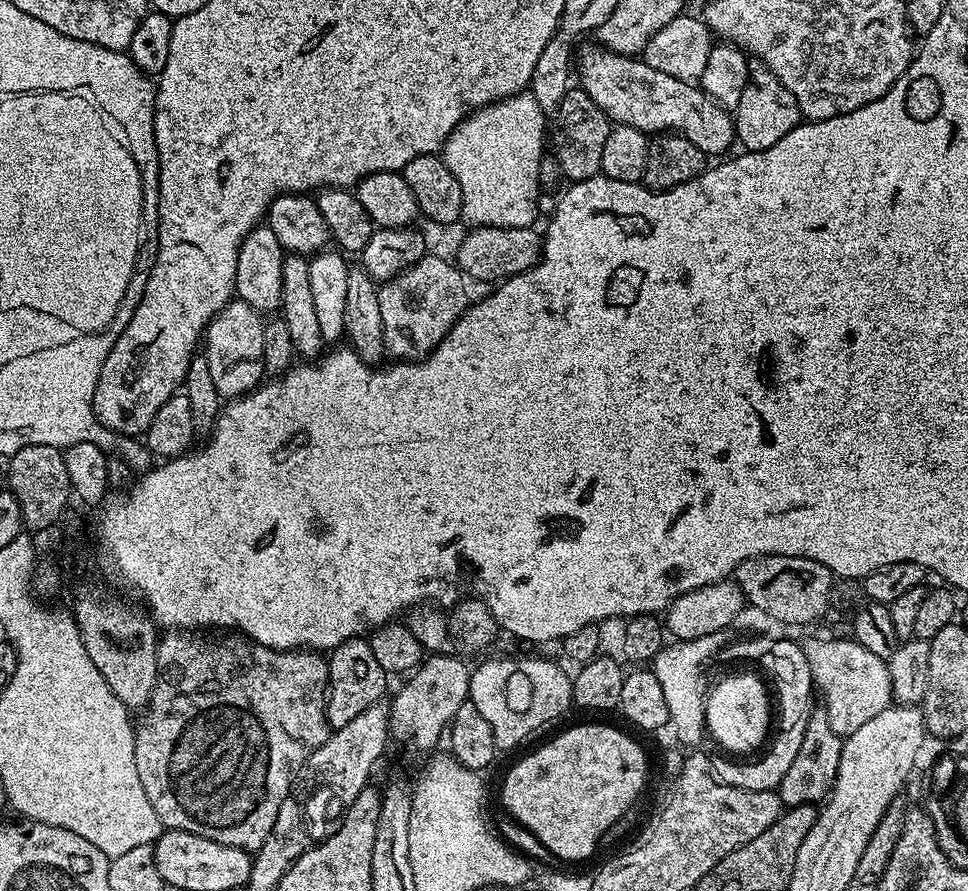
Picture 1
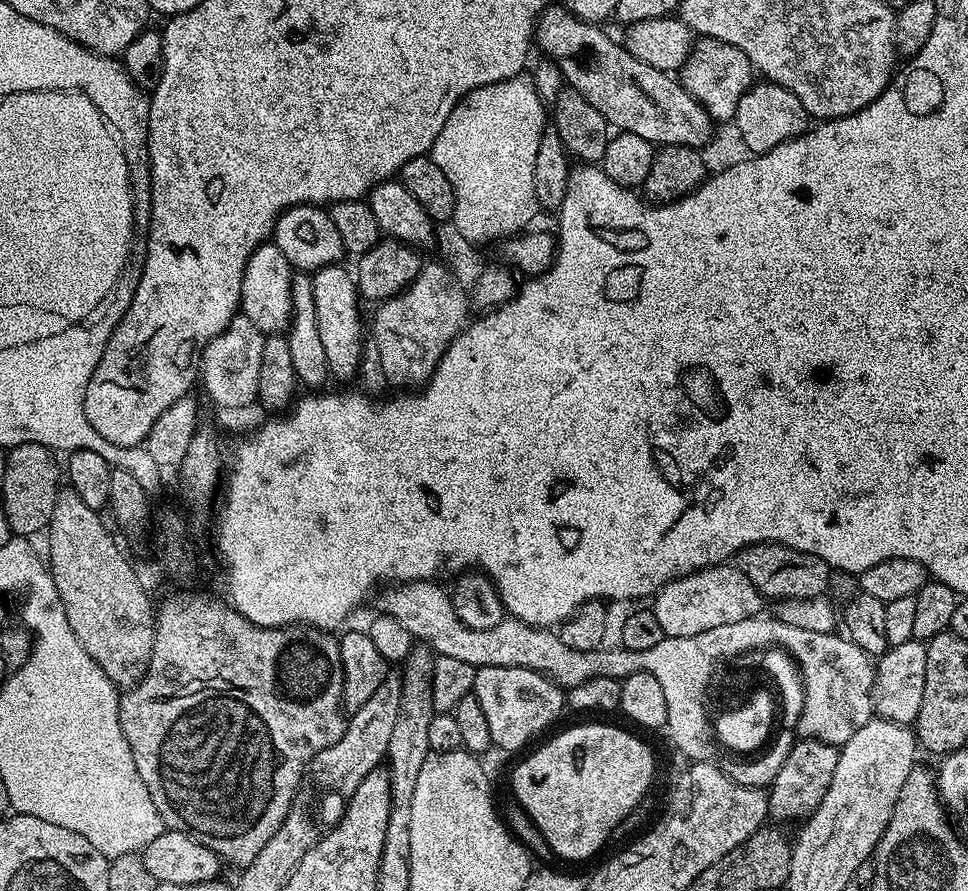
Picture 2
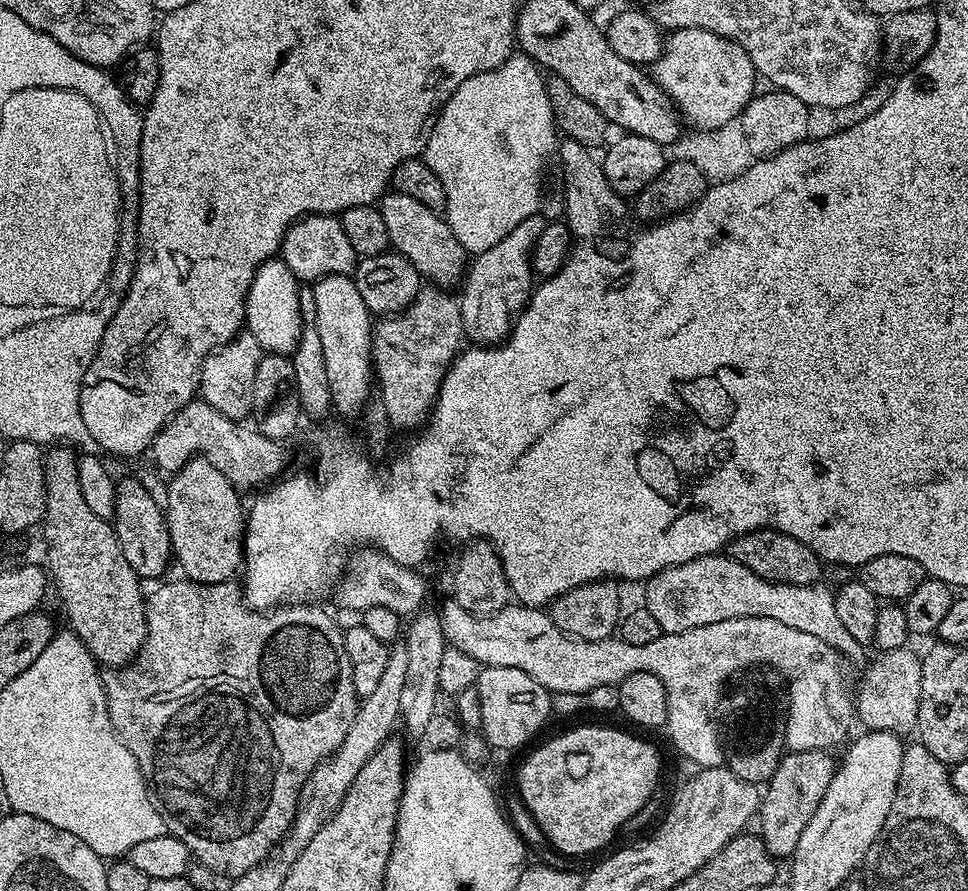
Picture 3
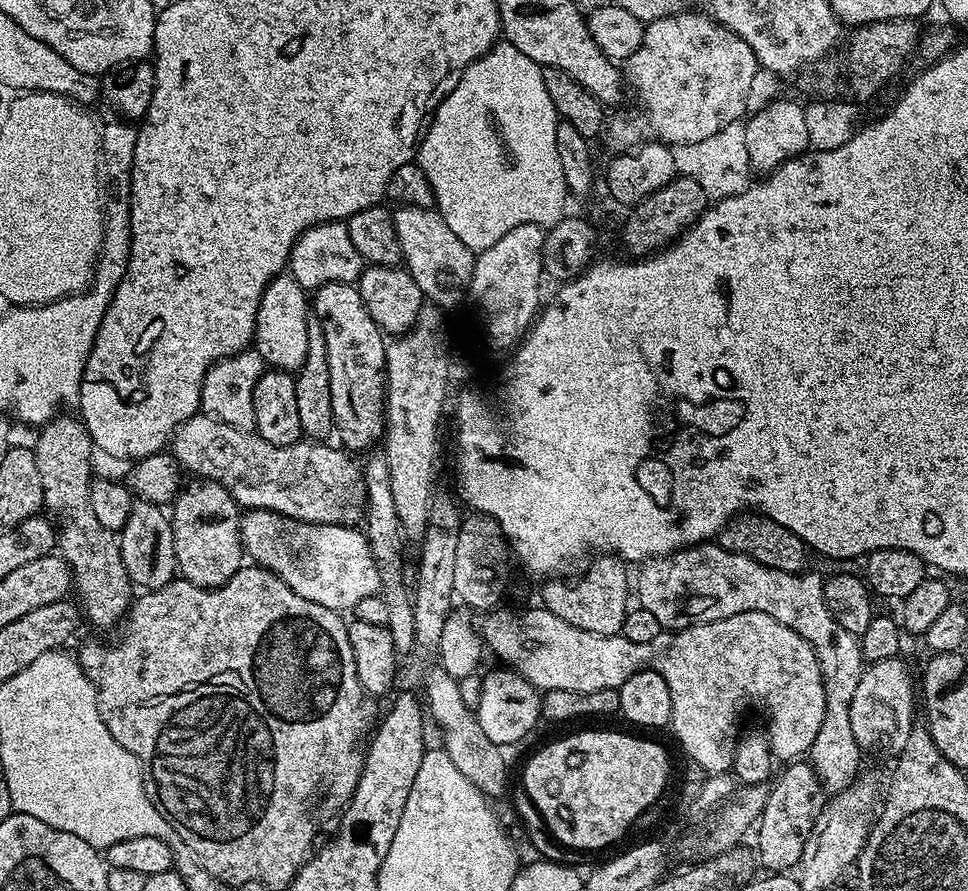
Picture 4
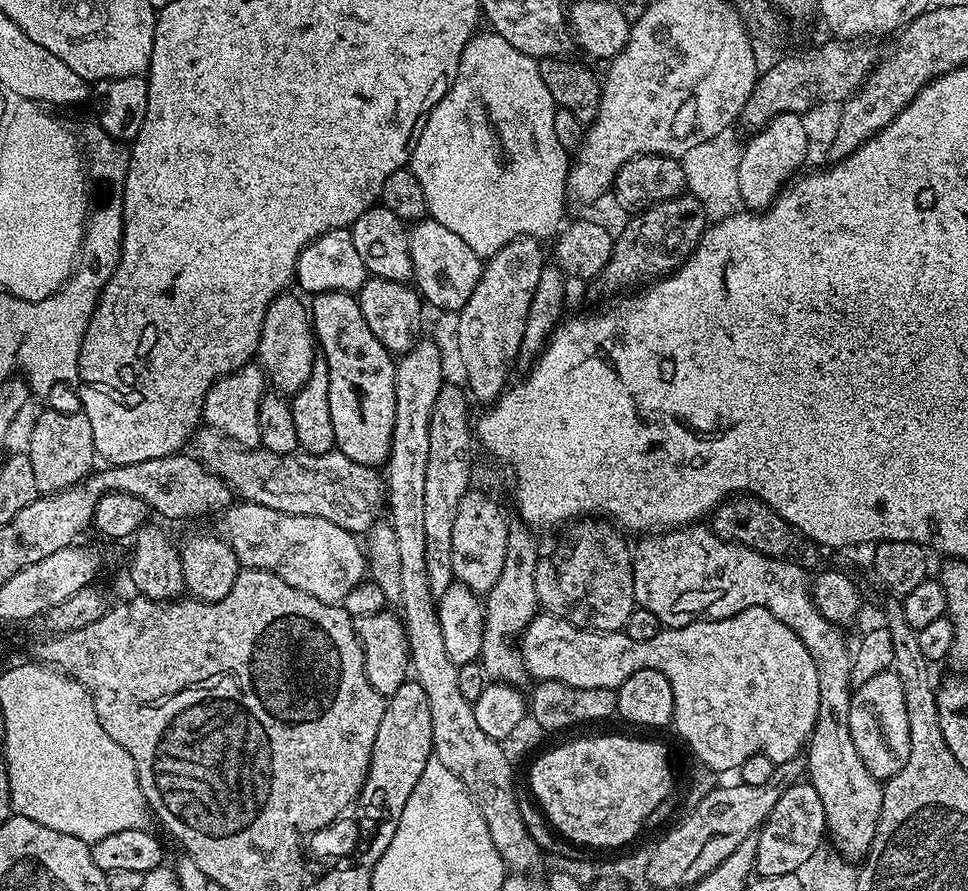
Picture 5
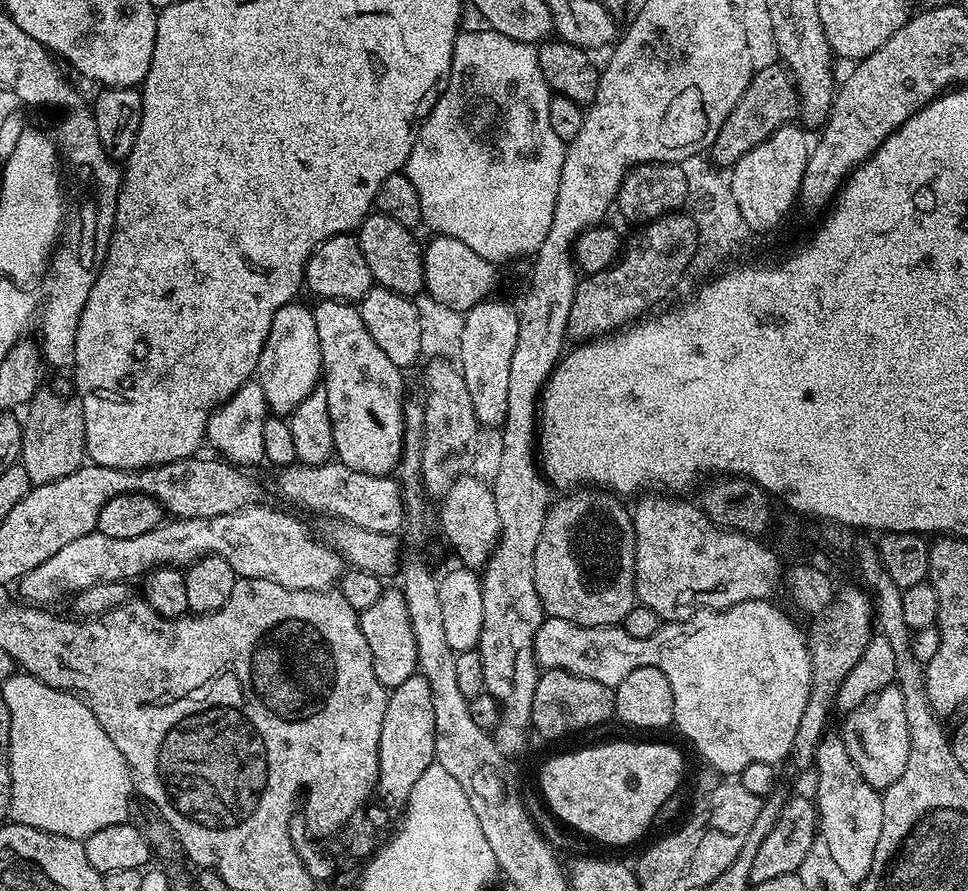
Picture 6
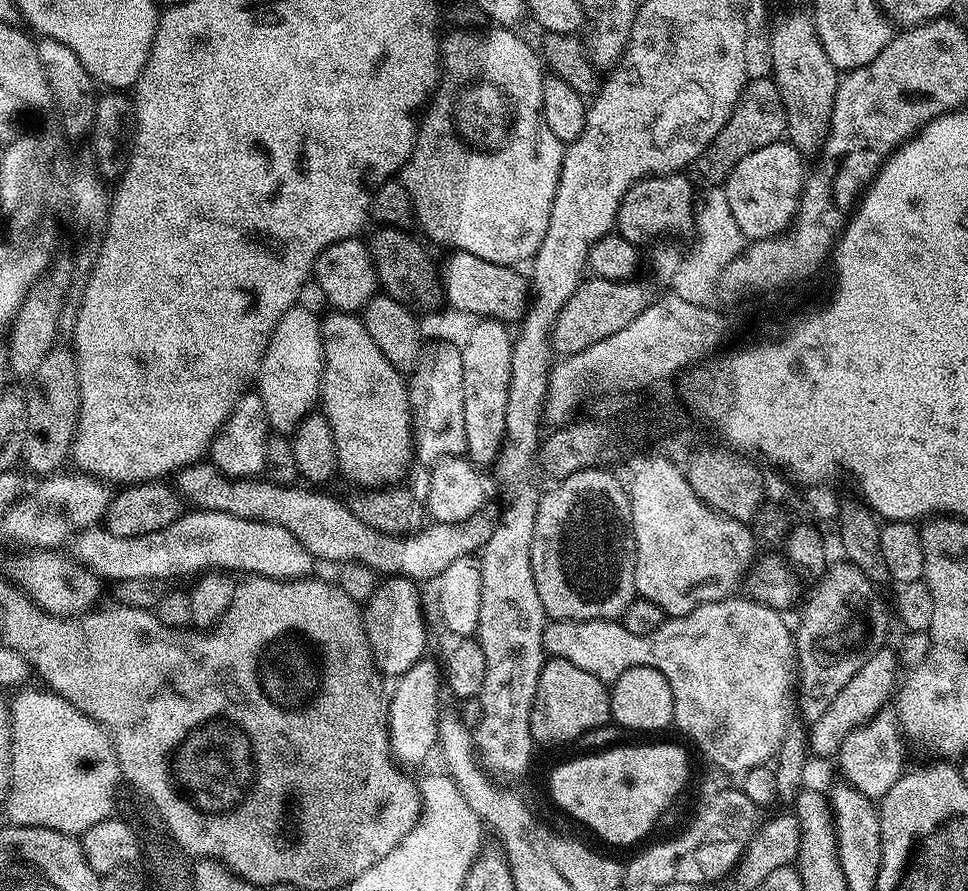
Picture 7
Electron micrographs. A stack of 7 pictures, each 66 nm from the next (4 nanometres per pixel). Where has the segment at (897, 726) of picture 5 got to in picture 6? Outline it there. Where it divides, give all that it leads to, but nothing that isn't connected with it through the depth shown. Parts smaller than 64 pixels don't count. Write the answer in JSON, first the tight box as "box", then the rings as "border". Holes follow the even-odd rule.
{"box":[843,686,910,790],"border":[[[889,686],[878,690],[843,719],[844,745],[850,758],[854,758],[854,766],[858,766],[858,774],[862,774],[870,786],[881,790],[898,782],[910,758],[910,730],[906,726],[906,706],[900,689]]]}

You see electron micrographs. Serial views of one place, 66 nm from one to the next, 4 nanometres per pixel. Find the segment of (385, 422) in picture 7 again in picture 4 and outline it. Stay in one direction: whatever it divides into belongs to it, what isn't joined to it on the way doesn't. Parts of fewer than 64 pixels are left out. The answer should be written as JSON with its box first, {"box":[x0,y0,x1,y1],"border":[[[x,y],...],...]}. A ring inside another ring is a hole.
{"box":[310,282,385,454],"border":[[[330,282],[315,289],[310,308],[322,322],[322,334],[326,334],[330,406],[334,406],[334,428],[338,436],[340,432],[339,443],[352,454],[363,448],[371,449],[381,443],[384,435],[385,333],[370,318],[370,310],[366,310],[356,284]]]}

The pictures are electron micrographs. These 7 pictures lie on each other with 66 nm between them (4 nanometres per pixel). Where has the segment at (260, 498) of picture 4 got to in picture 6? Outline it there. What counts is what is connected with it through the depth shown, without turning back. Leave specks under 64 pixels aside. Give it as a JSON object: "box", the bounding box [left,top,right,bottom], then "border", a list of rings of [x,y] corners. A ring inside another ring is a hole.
{"box":[276,460,404,533],"border":[[[331,460],[318,466],[295,463],[288,465],[277,473],[276,484],[281,494],[288,500],[316,512],[328,513],[344,520],[351,527],[365,528],[368,531],[391,533],[398,522],[404,520],[404,493],[399,479],[392,476],[375,476],[362,474],[361,471],[350,470],[344,463]]]}

